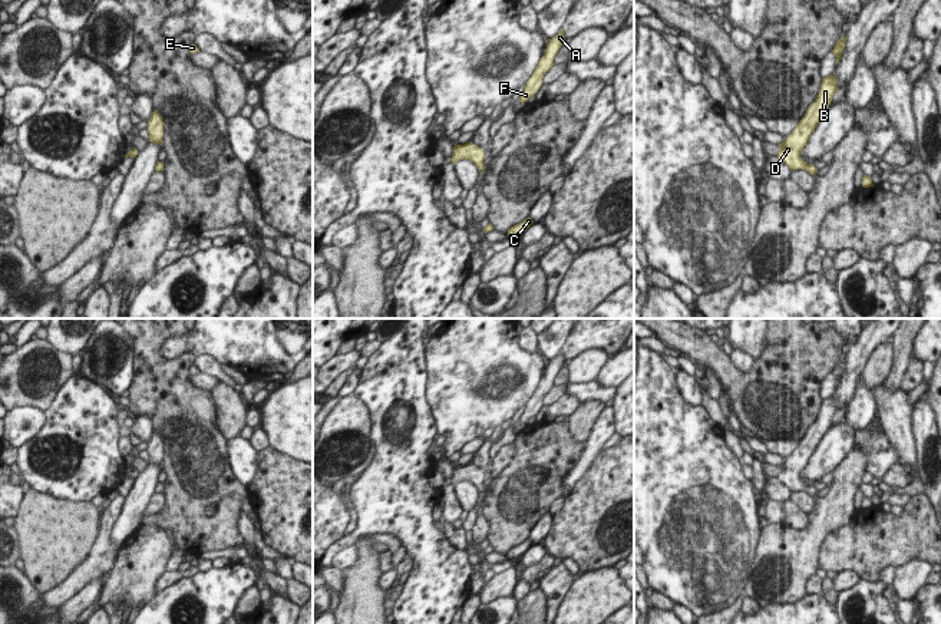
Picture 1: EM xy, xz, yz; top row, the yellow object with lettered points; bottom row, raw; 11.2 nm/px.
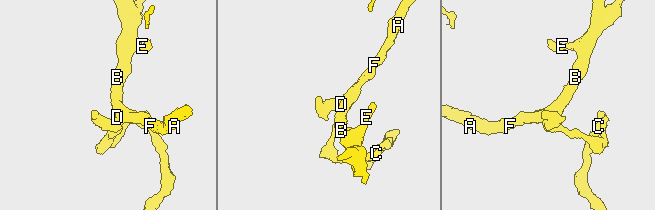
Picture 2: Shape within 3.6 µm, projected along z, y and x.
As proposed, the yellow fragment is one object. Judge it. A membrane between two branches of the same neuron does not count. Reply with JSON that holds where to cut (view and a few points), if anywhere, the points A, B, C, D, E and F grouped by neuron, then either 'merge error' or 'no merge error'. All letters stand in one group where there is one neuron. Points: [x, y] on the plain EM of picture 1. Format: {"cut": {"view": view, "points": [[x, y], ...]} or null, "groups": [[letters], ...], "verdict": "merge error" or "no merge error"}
{"cut": null, "groups": [["A", "B", "C", "D", "E", "F"]], "verdict": "no merge error"}

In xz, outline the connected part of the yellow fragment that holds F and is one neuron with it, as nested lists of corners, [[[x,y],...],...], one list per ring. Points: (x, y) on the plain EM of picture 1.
[[[562,350],[558,353],[557,357],[548,360],[547,370],[544,372],[544,377],[541,379],[538,387],[535,389],[532,397],[525,406],[524,413],[519,417],[519,423],[526,423],[531,417],[534,417],[539,409],[542,407],[544,396],[555,386],[554,380],[561,370],[565,361]]]

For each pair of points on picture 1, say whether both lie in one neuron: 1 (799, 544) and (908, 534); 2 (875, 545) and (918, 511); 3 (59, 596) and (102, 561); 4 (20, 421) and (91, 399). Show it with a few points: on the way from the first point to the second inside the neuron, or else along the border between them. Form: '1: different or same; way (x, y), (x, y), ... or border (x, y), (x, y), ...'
1: different; border (849, 522), (825, 537), (818, 564)
2: same; way (885, 540), (890, 540), (908, 521)
3: same; way (69, 587), (92, 568)
4: different; border (45, 412), (45, 425), (25, 442)

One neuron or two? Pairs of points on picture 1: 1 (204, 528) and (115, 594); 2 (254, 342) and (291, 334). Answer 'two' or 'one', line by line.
1: two
2: one

